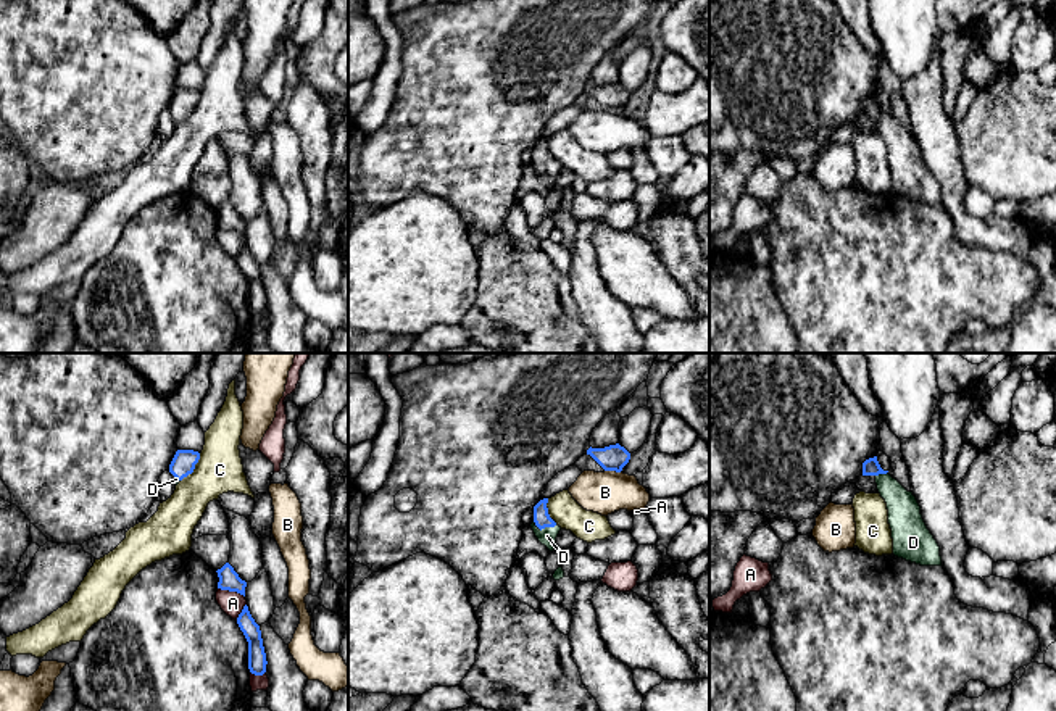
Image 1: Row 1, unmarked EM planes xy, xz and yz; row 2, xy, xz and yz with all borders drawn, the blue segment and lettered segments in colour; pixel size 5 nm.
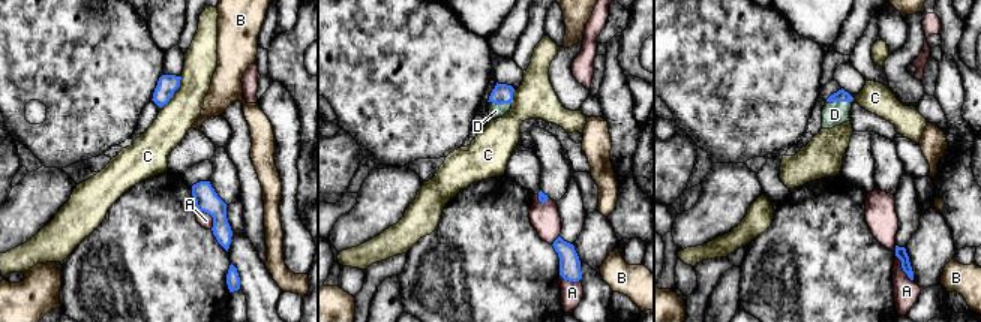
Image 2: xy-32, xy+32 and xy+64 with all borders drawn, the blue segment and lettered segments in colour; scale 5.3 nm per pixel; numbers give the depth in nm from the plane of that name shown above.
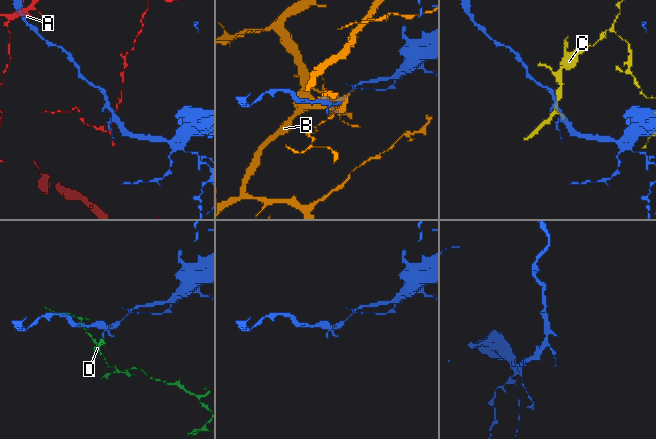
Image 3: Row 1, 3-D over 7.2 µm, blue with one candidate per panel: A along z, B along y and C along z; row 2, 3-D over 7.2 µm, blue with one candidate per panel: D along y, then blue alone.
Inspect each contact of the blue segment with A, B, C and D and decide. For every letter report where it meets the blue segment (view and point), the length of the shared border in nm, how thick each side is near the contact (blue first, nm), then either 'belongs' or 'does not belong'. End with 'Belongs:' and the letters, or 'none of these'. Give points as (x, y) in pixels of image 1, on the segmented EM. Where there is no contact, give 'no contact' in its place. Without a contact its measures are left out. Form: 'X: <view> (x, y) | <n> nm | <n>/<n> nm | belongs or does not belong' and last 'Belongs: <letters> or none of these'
A: xy (231, 590) | 140 nm | 100/120 nm | does not belong
B: xz (613, 469) | 80 nm | 130/200 nm | does not belong
C: xy (194, 468) | 170 nm | 120/240 nm | does not belong
D: xz (545, 526) | 130 nm | 90/90 nm | belongs
Belongs: D

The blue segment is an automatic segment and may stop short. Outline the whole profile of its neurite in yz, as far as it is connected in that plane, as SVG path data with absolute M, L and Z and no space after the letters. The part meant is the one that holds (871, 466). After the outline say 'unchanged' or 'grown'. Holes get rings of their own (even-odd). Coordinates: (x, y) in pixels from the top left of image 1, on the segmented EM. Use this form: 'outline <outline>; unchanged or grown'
outline M877 456L863 463L863 476L875 477L877 490L887 503L893 555L921 566L942 566L940 547L927 529L913 492L883 471Z; grown

